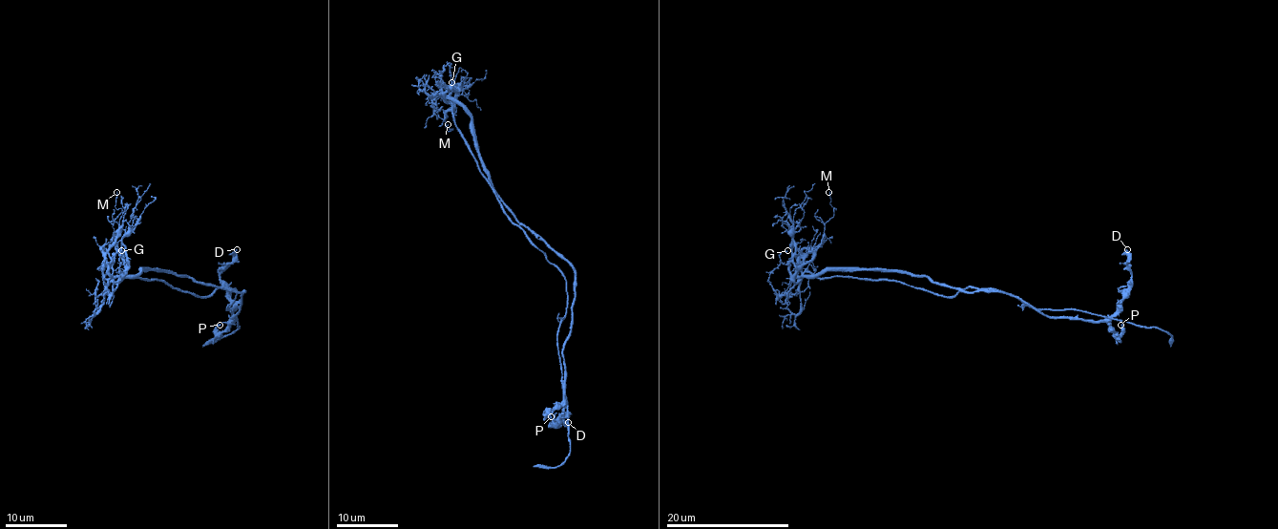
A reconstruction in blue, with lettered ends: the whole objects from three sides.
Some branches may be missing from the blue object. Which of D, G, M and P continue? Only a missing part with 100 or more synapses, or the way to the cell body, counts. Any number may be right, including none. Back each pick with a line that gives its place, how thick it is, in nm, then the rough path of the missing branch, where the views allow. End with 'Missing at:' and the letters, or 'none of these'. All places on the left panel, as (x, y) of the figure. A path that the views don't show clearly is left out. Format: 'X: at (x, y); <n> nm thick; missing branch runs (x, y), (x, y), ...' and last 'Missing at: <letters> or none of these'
Missing at: none of these

